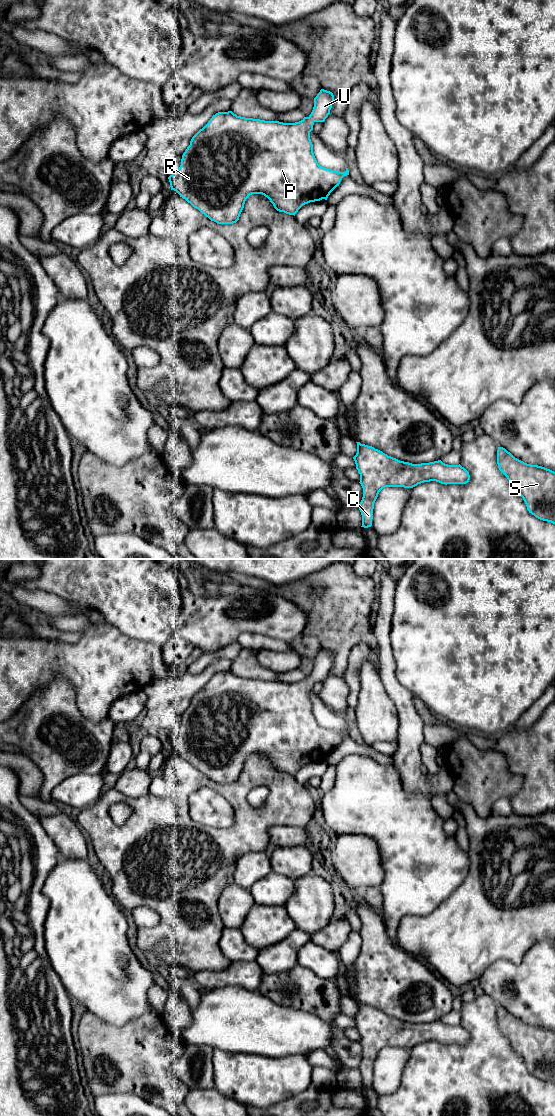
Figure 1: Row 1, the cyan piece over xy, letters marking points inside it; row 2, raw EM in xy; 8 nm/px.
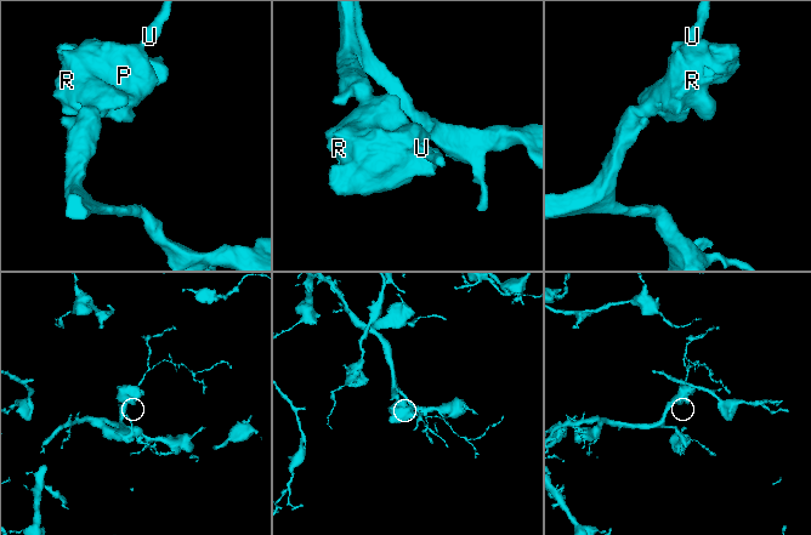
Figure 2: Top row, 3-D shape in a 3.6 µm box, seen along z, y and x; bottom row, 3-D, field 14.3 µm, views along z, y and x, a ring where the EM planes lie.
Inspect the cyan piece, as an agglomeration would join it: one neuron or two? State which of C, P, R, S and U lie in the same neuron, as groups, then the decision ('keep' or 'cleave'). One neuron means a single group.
groups C P R S U; keep

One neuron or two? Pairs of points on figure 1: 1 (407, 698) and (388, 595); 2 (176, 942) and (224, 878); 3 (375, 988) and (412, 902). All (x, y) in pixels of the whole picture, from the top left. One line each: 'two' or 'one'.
1: one
2: one
3: two

